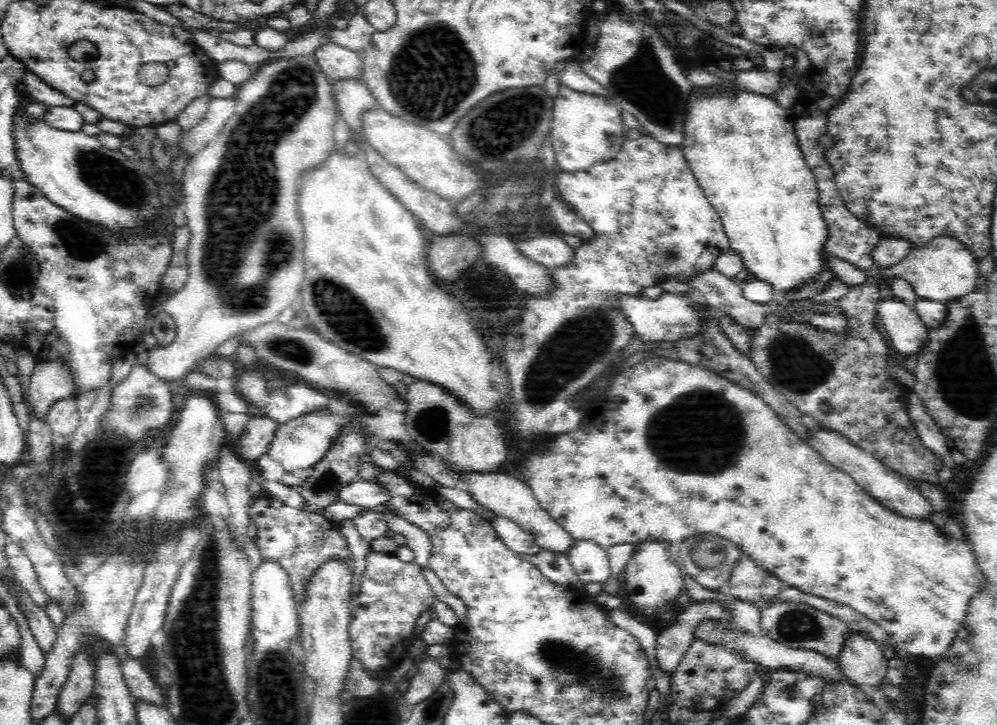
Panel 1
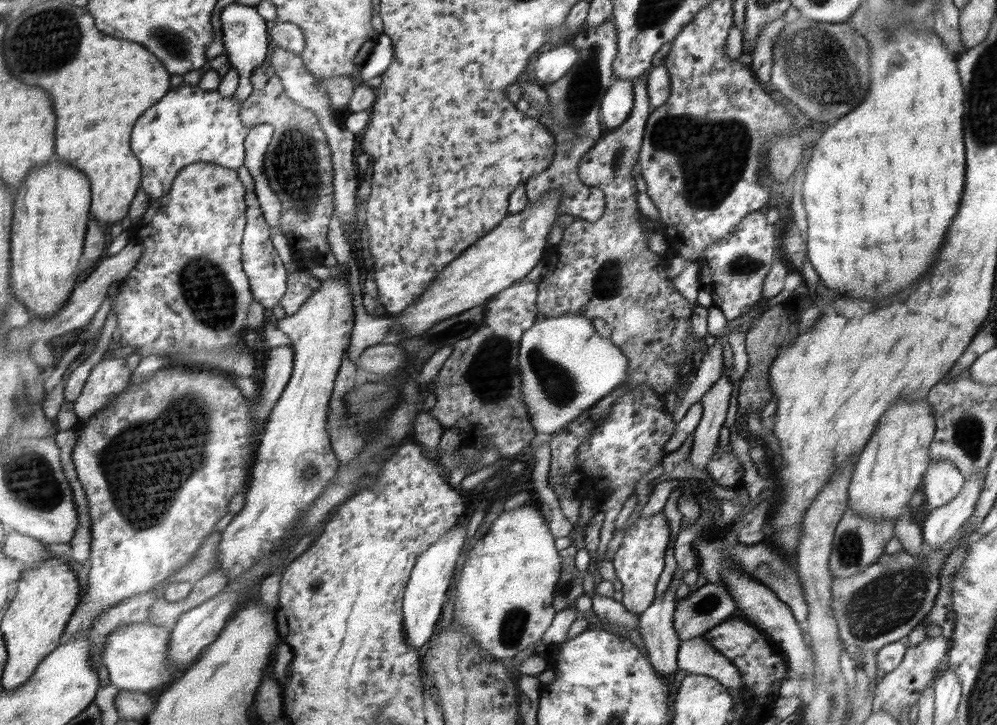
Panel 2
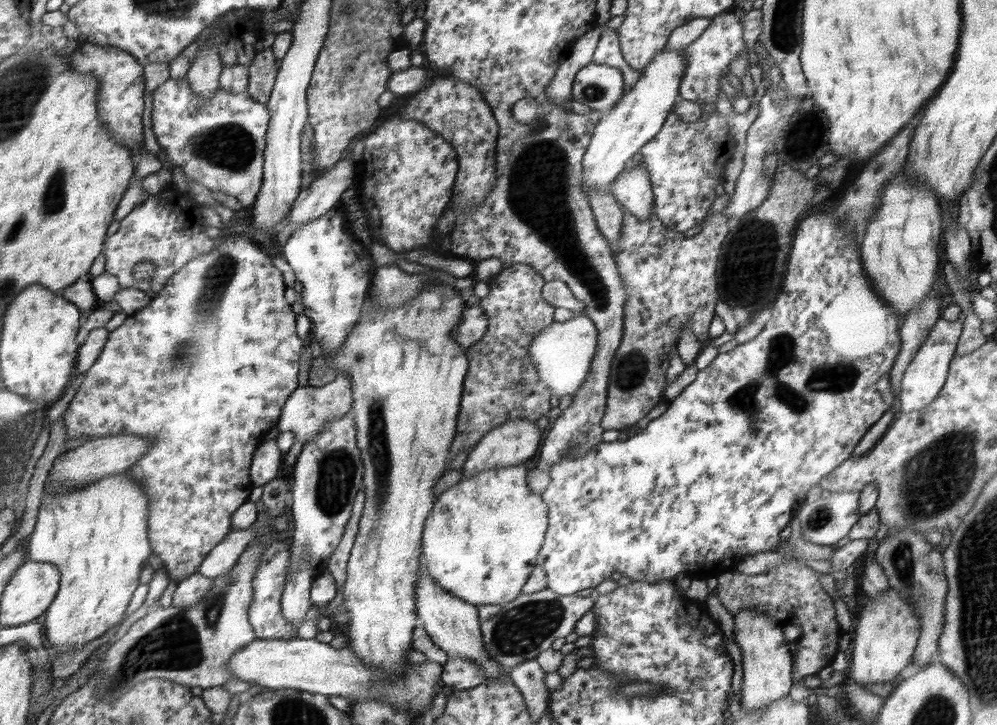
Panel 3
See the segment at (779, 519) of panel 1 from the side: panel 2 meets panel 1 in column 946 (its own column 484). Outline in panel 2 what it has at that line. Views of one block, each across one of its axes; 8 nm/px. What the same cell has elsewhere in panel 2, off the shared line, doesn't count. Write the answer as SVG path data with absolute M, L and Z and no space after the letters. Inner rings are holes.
M520 506L512 512L504 512L500 514L496 520L492 523L489 528L488 534L485 534L479 541L474 545L464 566L462 566L462 575L458 582L456 595L454 596L454 619L453 621L463 628L486 652L491 655L500 658L512 658L515 657L518 652L526 650L530 644L538 642L540 638L544 636L546 630L552 622L552 618L555 617L556 609L553 605L554 589L558 579L560 578L560 556L558 556L558 550L554 546L554 536L550 534L548 530L548 522L540 516L539 510L534 510L532 506Z

